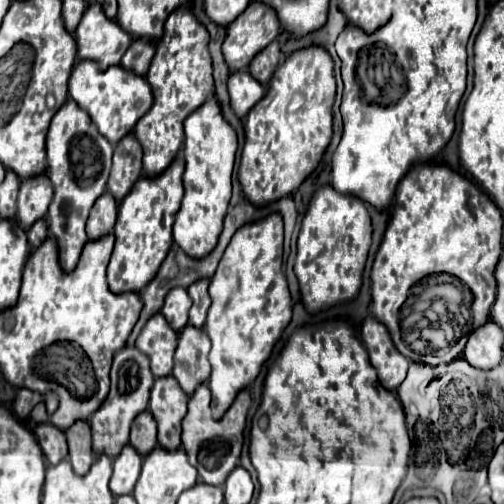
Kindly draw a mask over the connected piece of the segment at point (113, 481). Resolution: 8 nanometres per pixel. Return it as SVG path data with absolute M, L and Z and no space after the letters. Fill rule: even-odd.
M126 444L118 458L114 458L114 472L110 478L110 490L114 492L114 496L130 494L134 490L134 484L140 476L140 466L142 456L134 450L134 446Z

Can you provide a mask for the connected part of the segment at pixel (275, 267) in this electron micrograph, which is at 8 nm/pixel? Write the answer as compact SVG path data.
M278 212L242 226L230 240L224 256L210 278L212 306L204 324L210 336L212 374L208 388L212 392L212 414L222 418L236 394L246 388L268 360L276 340L292 318L292 298L282 272L282 216Z

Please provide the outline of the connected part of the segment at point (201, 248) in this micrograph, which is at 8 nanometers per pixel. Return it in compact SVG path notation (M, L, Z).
M216 98L206 100L198 110L194 110L184 120L184 200L174 218L174 240L192 258L204 258L210 254L222 232L222 220L230 202L230 176L234 168L236 154L236 132L224 120L220 104Z

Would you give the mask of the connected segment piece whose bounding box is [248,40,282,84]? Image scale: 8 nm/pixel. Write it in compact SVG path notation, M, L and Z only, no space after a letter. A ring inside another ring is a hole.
M270 42L270 46L266 46L266 50L262 50L262 54L258 54L258 58L254 58L254 62L250 62L250 74L260 82L260 84L268 84L272 78L272 72L276 70L278 62L282 58L280 46L278 42Z

